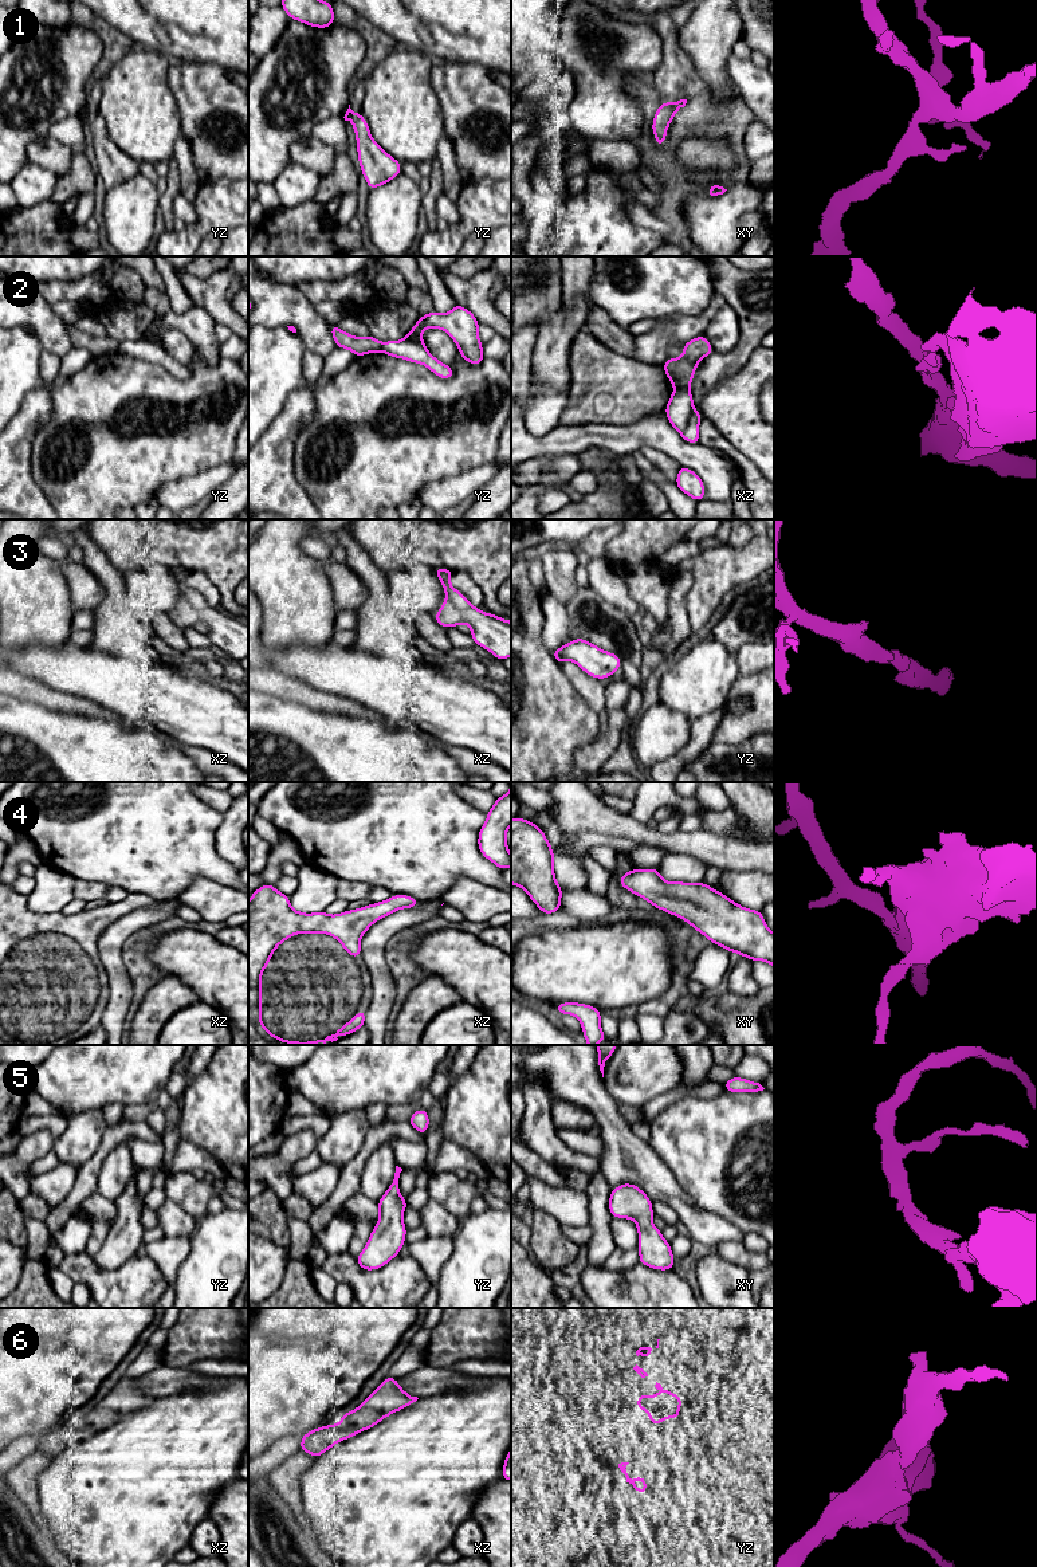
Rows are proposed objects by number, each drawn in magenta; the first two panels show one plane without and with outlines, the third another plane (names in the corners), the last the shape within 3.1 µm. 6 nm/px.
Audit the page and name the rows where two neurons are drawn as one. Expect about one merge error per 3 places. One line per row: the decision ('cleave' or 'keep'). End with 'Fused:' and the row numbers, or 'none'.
1: keep
2: cleave
3: keep
4: keep
5: keep
6: keep
Fused: 2

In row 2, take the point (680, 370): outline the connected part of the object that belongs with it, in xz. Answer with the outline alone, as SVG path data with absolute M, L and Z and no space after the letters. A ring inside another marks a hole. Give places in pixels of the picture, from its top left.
M704 335L684 342L683 356L667 358L663 364L665 376L676 390L690 389L698 364L714 353L714 347Z

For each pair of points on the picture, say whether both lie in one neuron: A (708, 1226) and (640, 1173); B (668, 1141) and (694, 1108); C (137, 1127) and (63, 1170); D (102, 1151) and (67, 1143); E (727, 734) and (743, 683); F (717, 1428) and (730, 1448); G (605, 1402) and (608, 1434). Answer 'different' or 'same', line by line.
A: same
B: same
C: different
D: different
E: same
F: different
G: same

